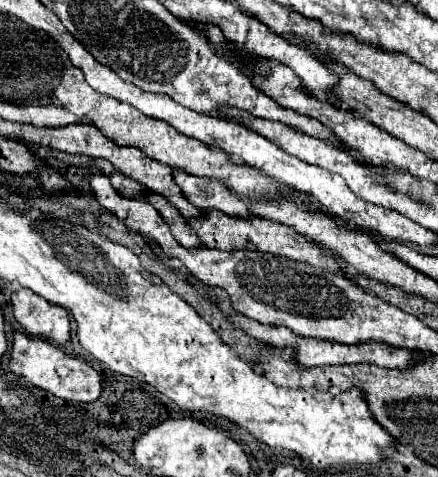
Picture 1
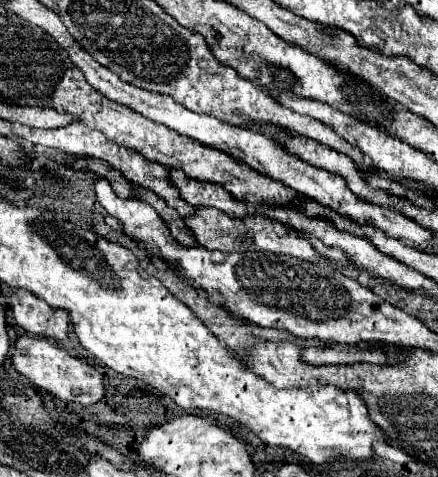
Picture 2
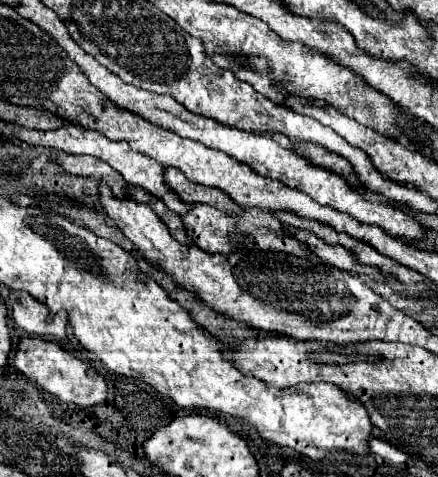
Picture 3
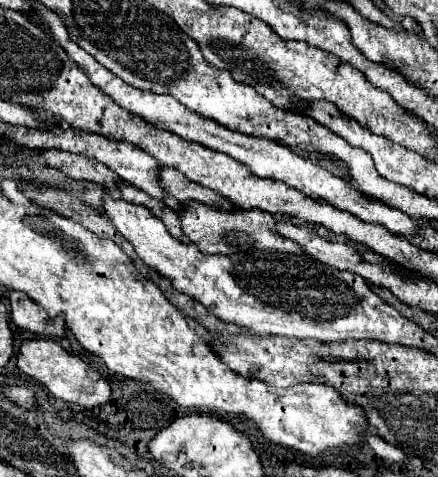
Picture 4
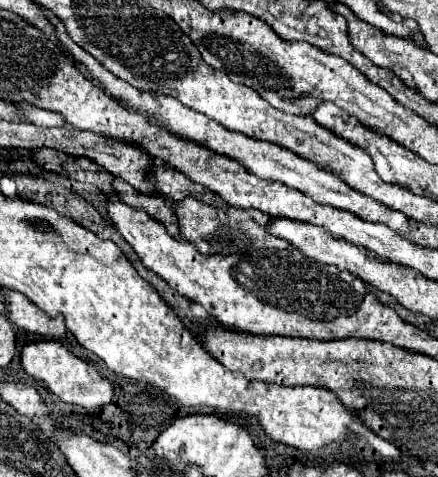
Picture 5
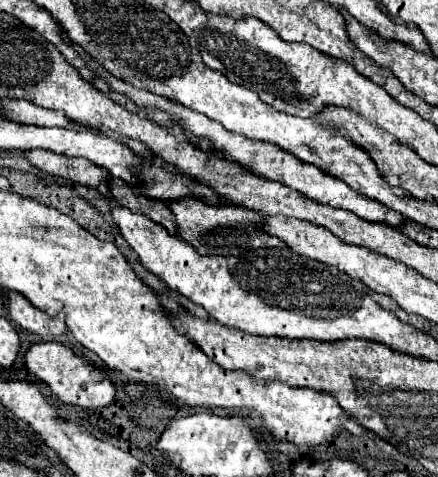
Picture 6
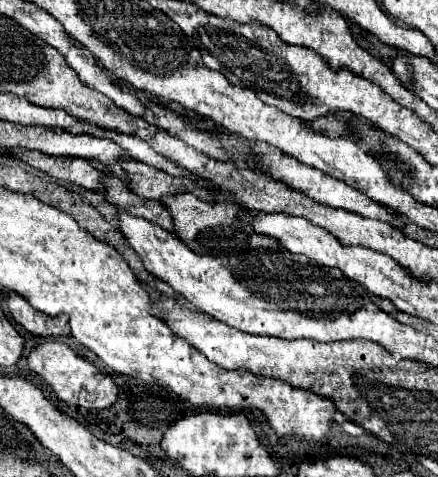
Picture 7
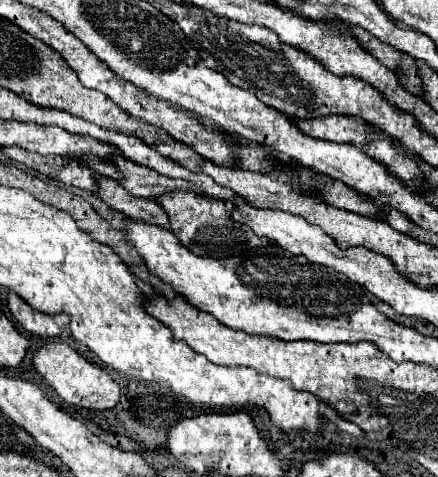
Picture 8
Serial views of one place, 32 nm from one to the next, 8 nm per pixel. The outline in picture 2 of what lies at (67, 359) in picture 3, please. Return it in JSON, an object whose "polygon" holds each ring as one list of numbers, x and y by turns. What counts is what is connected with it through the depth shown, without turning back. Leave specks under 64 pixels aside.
{"polygon":[[18,336,12,356,12,368,20,374,24,374,32,384,38,388,54,394,56,398,64,402,78,402,84,406,96,404,104,398,104,378,102,374,90,366,88,362,70,356,66,350,56,346,54,342,46,338,34,338,34,336]]}

